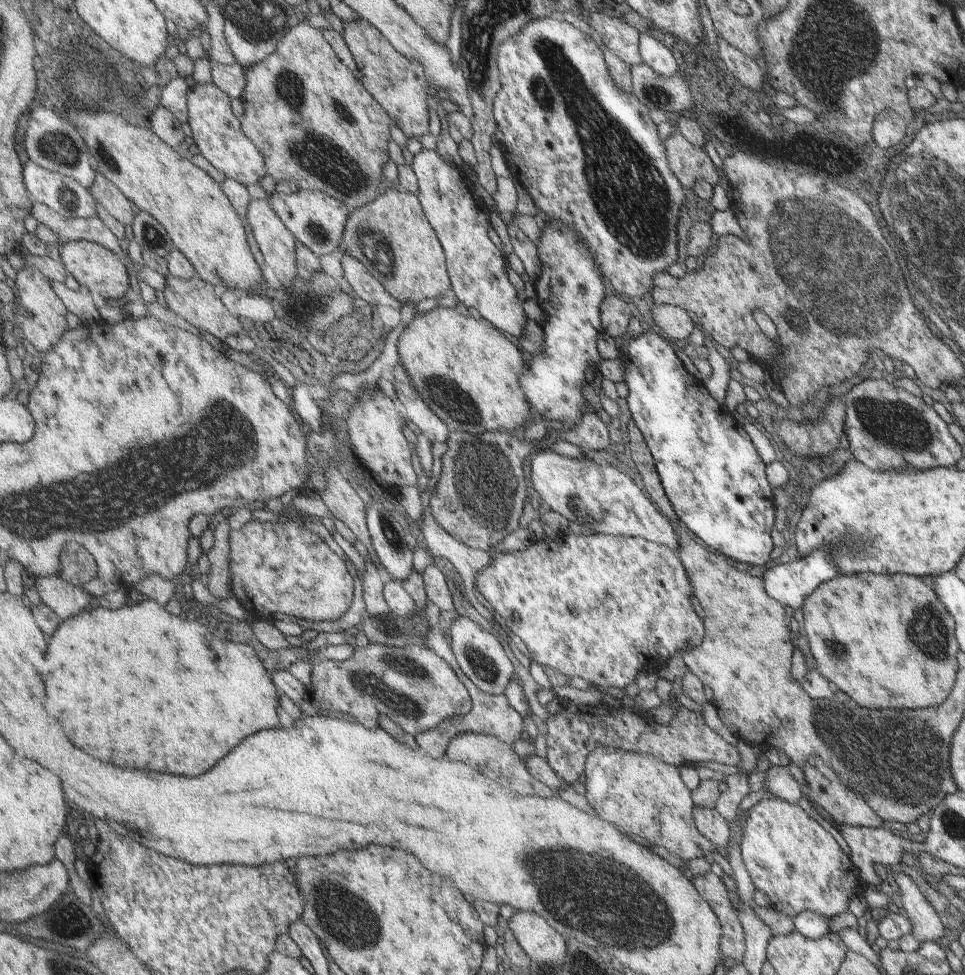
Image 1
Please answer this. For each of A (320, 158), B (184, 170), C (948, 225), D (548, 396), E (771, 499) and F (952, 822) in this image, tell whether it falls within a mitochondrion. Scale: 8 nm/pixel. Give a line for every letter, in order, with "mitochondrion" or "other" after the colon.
A: mitochondrion
B: other
C: mitochondrion
D: other
E: other
F: mitochondrion

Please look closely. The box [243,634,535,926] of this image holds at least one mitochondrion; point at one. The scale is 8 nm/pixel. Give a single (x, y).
(401, 682)

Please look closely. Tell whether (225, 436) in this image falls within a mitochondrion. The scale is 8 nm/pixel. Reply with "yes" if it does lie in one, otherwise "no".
yes

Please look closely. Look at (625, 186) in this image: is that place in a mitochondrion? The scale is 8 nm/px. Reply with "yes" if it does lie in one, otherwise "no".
yes

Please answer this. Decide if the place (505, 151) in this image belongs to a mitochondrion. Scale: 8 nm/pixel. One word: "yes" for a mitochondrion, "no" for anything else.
no

